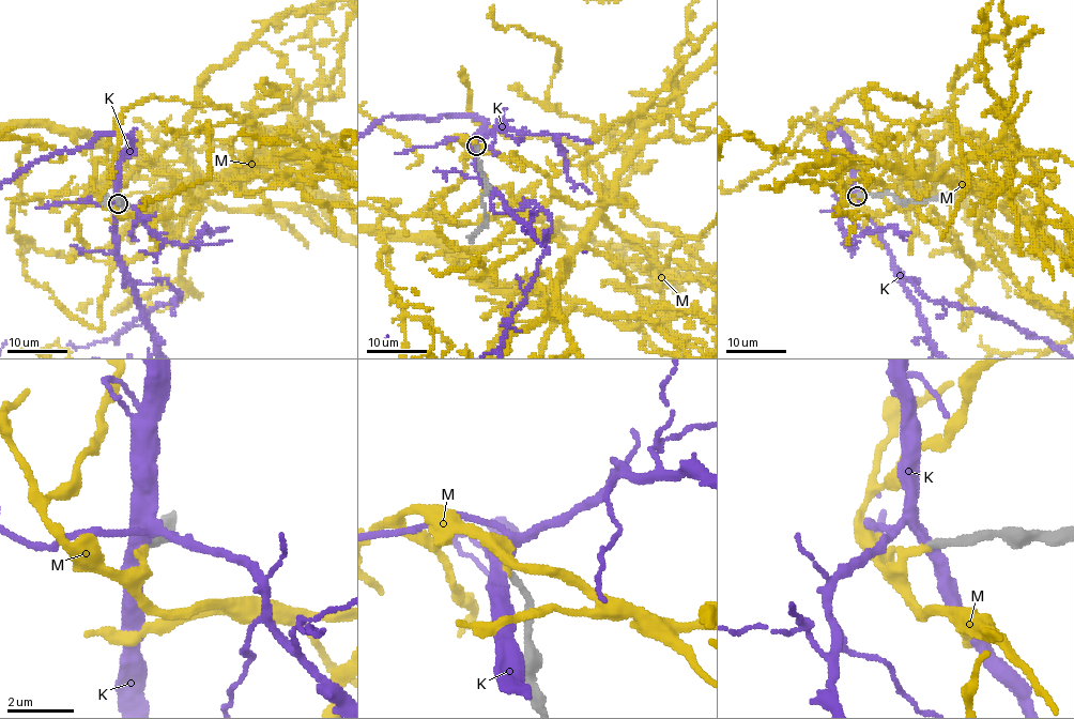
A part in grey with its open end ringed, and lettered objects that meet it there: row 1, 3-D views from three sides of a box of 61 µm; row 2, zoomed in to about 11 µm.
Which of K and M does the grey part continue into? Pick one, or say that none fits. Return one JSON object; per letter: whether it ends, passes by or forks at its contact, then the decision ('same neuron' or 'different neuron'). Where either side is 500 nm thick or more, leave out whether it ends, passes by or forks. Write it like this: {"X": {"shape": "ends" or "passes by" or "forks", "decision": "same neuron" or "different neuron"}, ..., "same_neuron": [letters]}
{"K": {"shape": "forks", "decision": "different neuron"}, "M": {"shape": "ends", "decision": "same neuron"}, "same_neuron": ["M"]}

